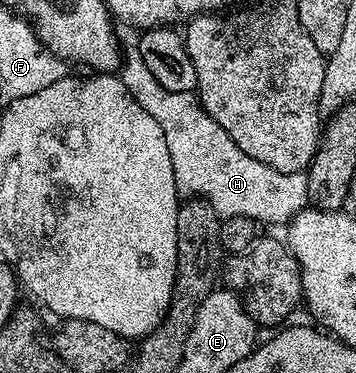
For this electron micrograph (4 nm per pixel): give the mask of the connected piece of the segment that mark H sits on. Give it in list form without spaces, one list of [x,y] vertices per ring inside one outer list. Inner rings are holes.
[[[119,22],[115,26],[116,38],[121,45],[120,78],[135,102],[144,111],[149,112],[162,128],[166,136],[166,147],[169,148],[170,161],[173,164],[174,183],[177,194],[184,199],[208,201],[222,219],[246,217],[258,221],[262,225],[286,225],[309,204],[309,179],[307,172],[284,173],[259,163],[253,156],[246,155],[240,147],[226,134],[218,123],[215,123],[202,107],[199,96],[194,92],[167,91],[158,83],[143,62],[140,49],[141,32],[135,26]]]

